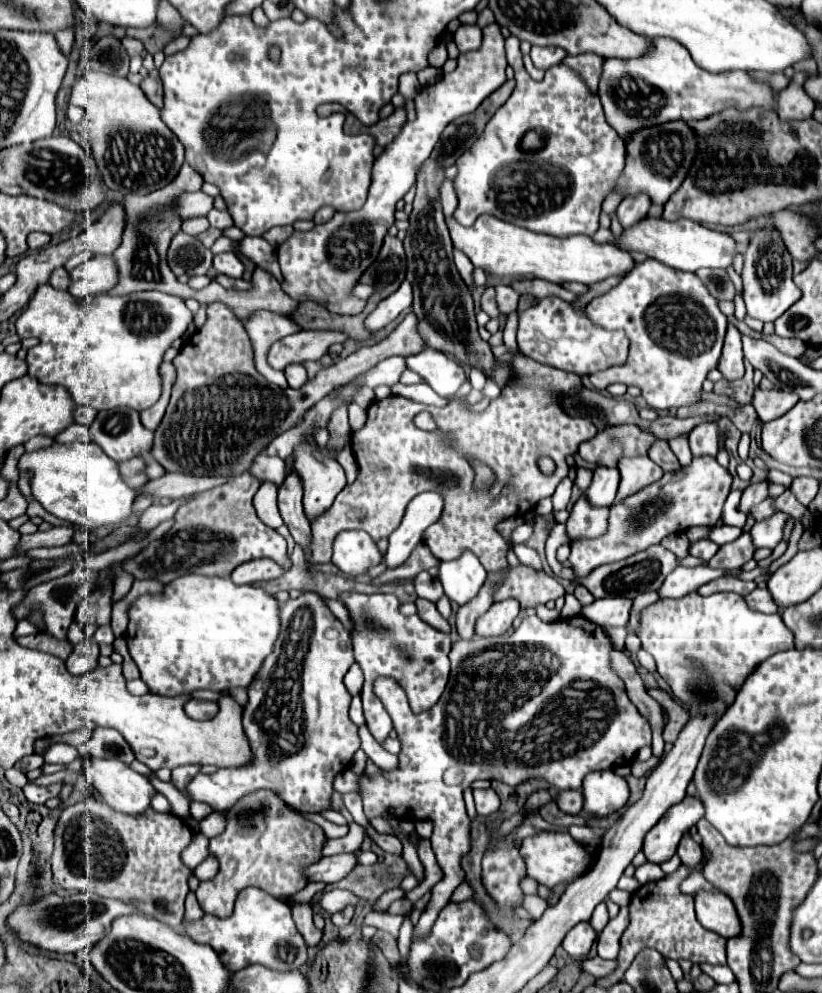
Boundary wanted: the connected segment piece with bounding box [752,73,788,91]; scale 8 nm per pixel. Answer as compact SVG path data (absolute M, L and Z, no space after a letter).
M752 73L752 75L754 75L754 77L758 77L758 79L768 79L776 91L782 91L782 89L788 85L788 79L786 79L784 75L780 75L780 73L776 73L776 75L766 75L766 73Z

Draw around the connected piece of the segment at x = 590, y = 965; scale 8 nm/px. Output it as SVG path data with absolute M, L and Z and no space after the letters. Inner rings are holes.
M594 957L594 959L586 959L582 963L582 969L592 973L594 977L604 977L604 975L612 975L612 971L616 971L616 961L606 961L606 959Z

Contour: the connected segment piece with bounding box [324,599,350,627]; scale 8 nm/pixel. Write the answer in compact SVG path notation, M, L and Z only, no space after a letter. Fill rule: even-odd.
M324 599L324 601L330 607L330 611L344 623L344 627L350 627L350 619L348 619L348 611L346 611L344 603L338 601L338 599Z

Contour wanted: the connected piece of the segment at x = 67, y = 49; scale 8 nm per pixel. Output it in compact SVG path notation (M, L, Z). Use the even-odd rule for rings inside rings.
M72 27L58 31L55 37L57 44L60 46L60 50L64 55L69 56L75 41Z

